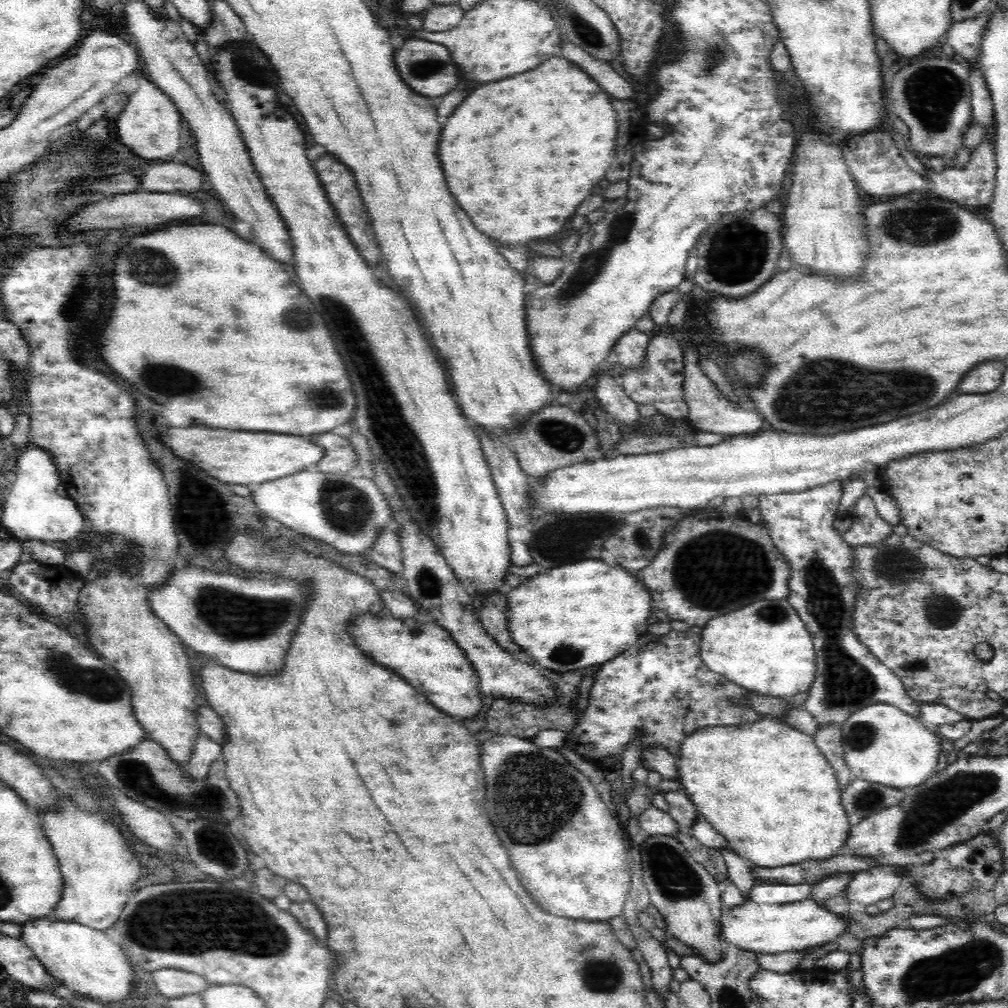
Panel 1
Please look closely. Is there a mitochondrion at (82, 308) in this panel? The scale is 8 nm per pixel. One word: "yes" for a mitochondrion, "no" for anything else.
yes

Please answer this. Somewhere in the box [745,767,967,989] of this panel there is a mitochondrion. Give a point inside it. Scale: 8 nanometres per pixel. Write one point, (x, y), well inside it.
(870, 798)

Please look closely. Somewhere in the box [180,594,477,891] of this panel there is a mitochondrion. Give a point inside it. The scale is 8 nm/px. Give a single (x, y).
(213, 844)

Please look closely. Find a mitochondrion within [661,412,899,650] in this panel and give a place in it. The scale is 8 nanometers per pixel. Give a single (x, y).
(714, 570)

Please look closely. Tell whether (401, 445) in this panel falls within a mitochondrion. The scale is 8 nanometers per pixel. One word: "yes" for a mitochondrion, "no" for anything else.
yes

